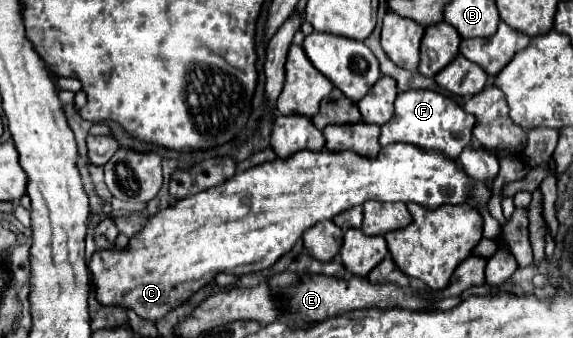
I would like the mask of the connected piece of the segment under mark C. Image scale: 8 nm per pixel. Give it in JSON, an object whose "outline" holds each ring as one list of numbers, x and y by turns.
{"outline":[[392,143,380,149,378,157,360,157,358,153,296,153,288,159,274,159,270,163,256,165,242,173,236,173,218,187,200,191,192,197,184,197,174,205,148,217,146,225,130,237,126,247,96,249,88,261,92,281,96,287,96,301,104,307,122,307,138,313,140,319,158,321,172,309,178,309,194,293,210,285,218,273,244,275,264,271,272,267,282,255,286,255,302,233,320,221,334,219,338,213,362,205,370,199,376,201,404,201,420,203,428,209,440,205,460,205,468,199,468,177,464,169,442,157,438,151,424,151,406,143]]}

